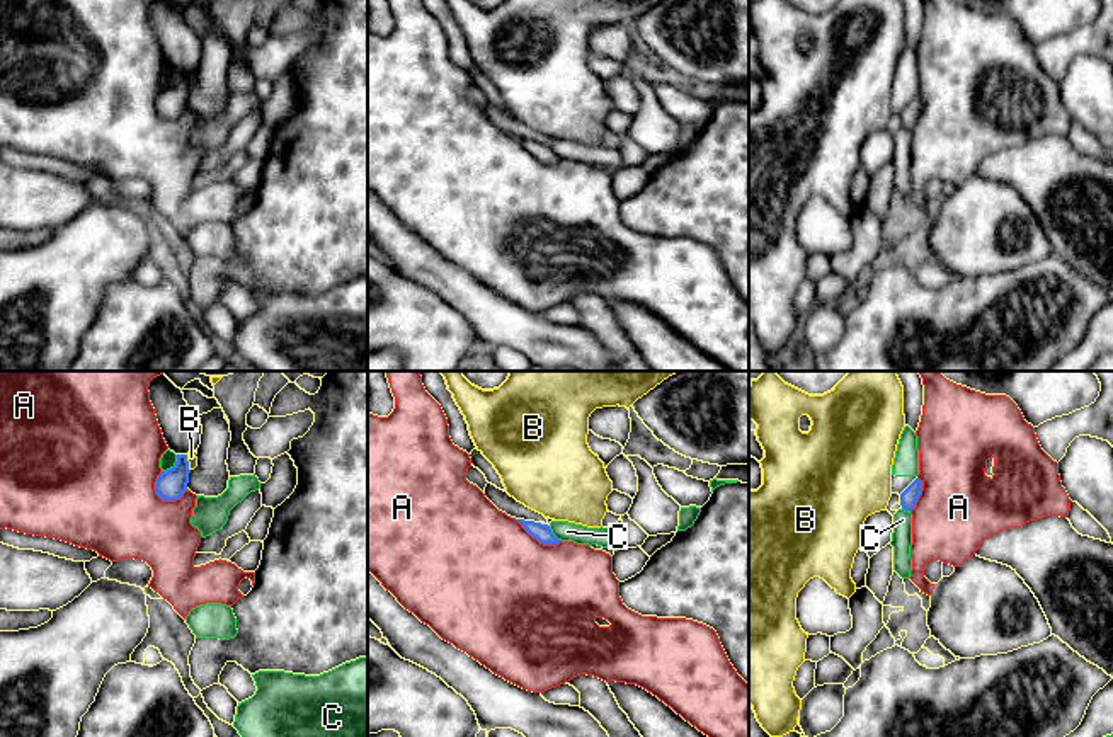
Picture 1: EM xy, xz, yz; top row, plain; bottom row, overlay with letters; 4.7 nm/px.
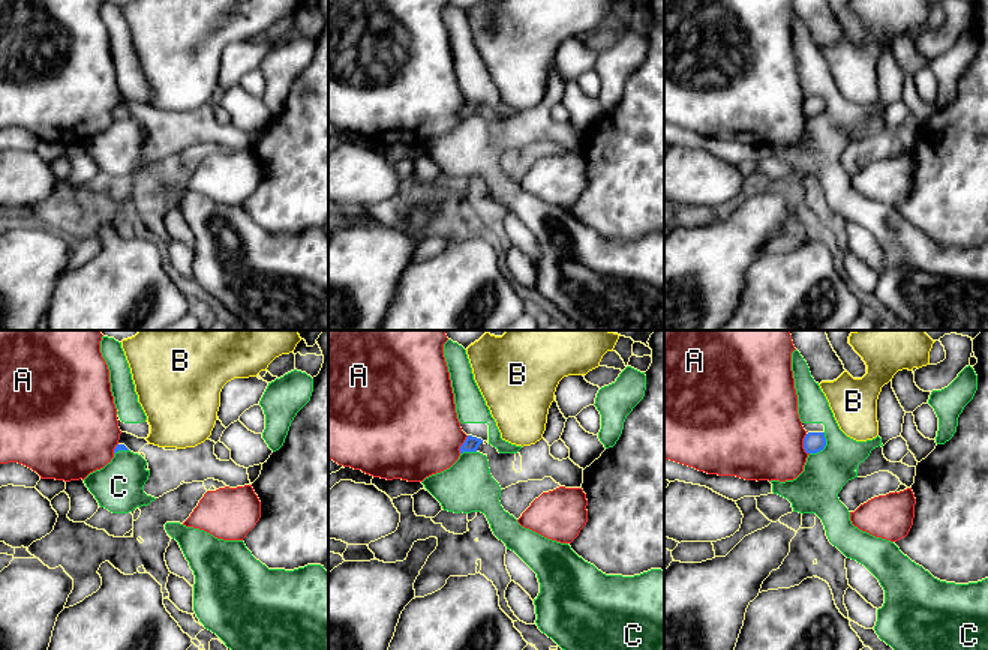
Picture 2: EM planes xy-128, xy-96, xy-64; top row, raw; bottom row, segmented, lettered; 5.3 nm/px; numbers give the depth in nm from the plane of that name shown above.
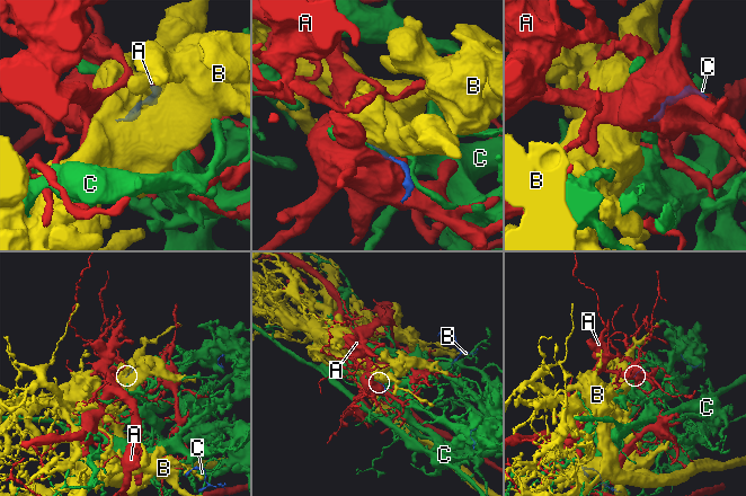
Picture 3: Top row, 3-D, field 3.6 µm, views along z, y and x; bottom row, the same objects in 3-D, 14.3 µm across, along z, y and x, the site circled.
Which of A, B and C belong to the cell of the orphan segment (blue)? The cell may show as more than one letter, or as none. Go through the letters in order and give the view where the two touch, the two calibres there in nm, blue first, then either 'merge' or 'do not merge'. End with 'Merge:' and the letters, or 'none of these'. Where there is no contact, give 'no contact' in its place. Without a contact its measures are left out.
A: xy | 140/420 nm | do not merge
B: xy | 140/50 nm | do not merge
C: xy | 140/80 nm | merge
Merge: C

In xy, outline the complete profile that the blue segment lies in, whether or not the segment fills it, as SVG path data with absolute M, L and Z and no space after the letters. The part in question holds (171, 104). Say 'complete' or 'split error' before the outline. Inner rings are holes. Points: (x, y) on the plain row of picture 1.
complete; M177 73L174 87L162 90L155 100L157 114L162 119L177 119L187 109L189 102L189 80L187 73Z

